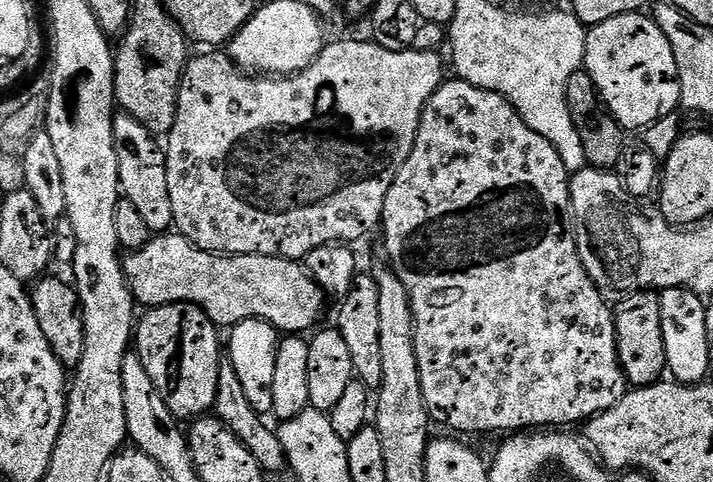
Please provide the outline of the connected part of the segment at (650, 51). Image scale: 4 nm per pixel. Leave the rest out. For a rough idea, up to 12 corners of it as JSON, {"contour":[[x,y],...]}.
{"contour":[[643,11],[591,25],[583,69],[624,130],[680,108],[672,43]]}

